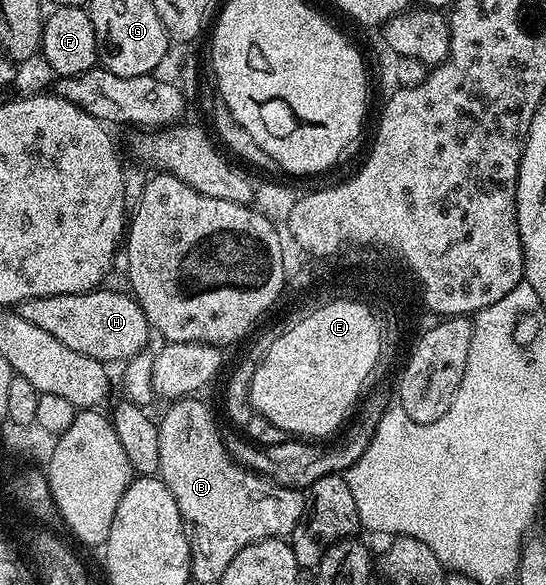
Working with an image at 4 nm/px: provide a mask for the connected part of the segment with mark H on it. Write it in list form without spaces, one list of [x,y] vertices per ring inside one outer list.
[[[106,289],[88,290],[85,294],[36,296],[18,303],[16,313],[24,316],[24,320],[28,320],[29,323],[36,324],[36,328],[40,328],[56,340],[60,340],[60,344],[64,344],[64,348],[72,348],[72,352],[84,352],[84,356],[92,356],[107,364],[113,364],[113,362],[122,364],[147,349],[148,342],[146,341],[152,338],[152,331],[150,322],[144,314],[144,308],[140,308],[140,304],[135,300],[133,294],[125,289],[122,289],[123,291]]]

